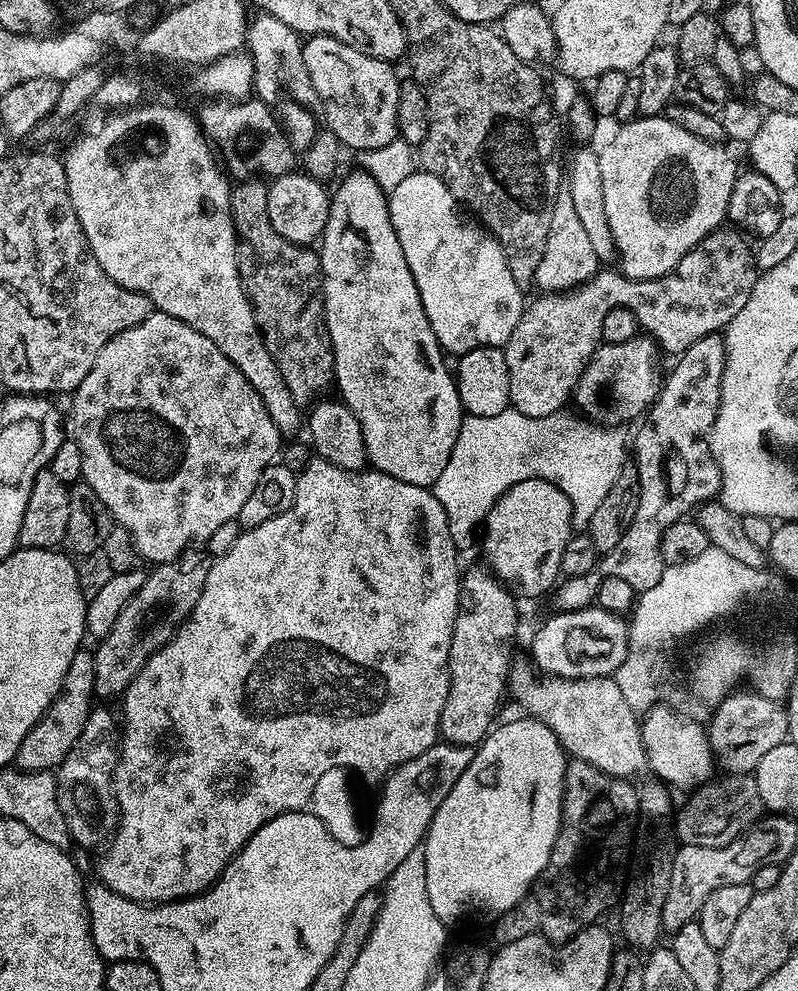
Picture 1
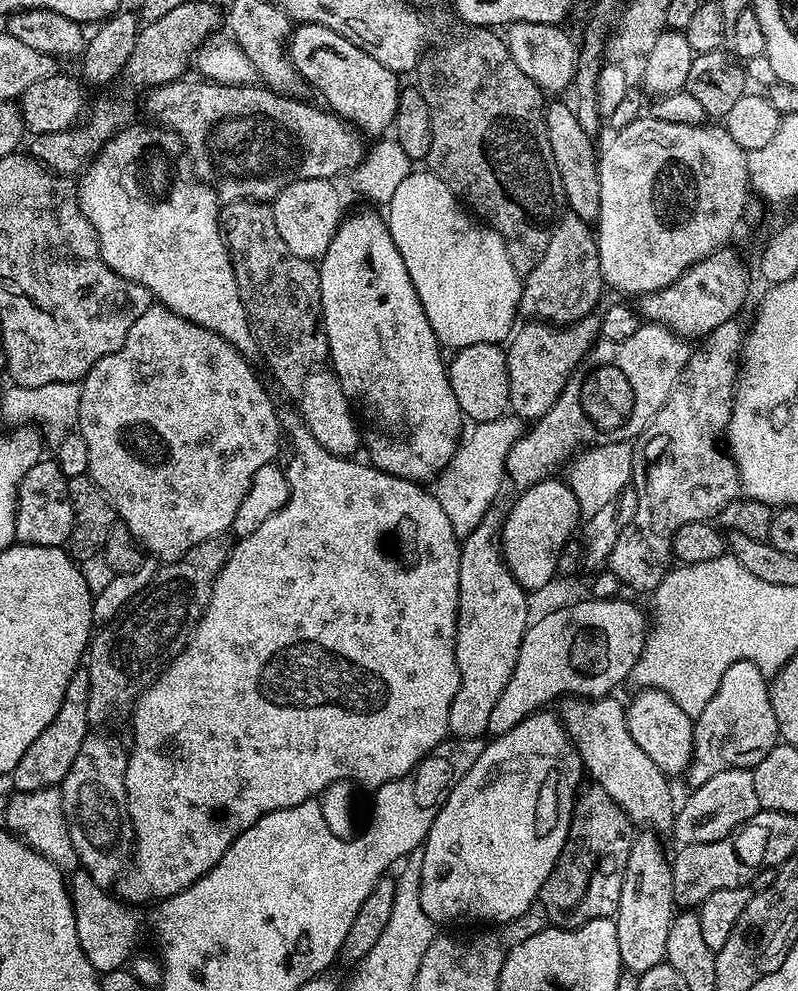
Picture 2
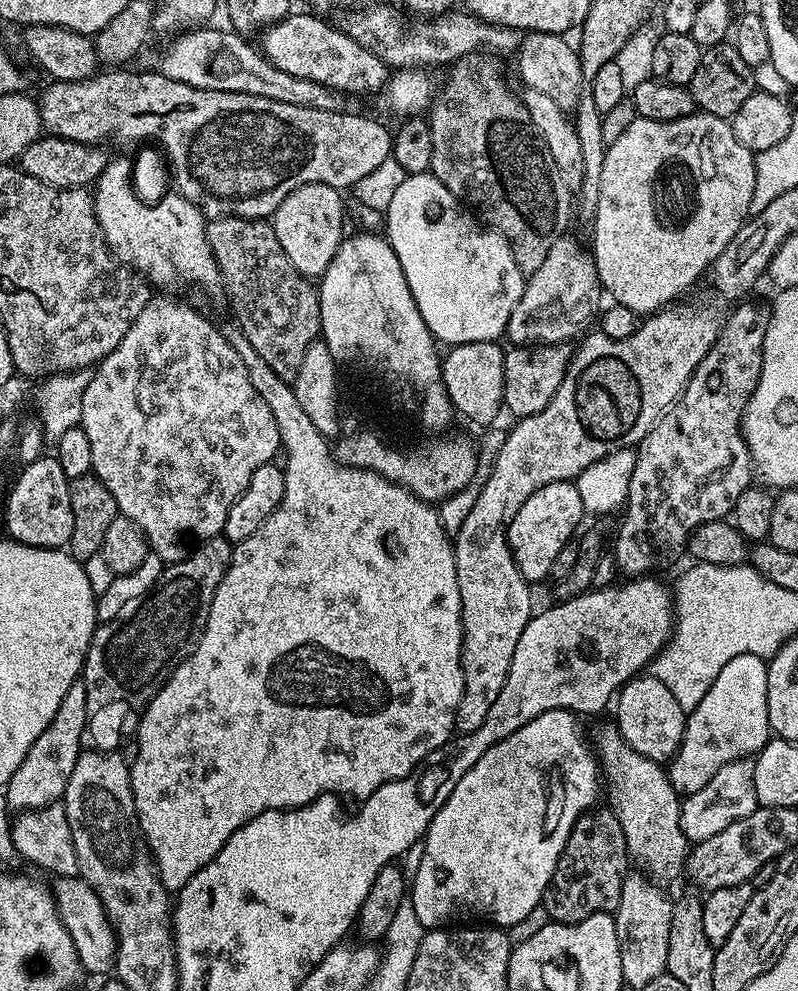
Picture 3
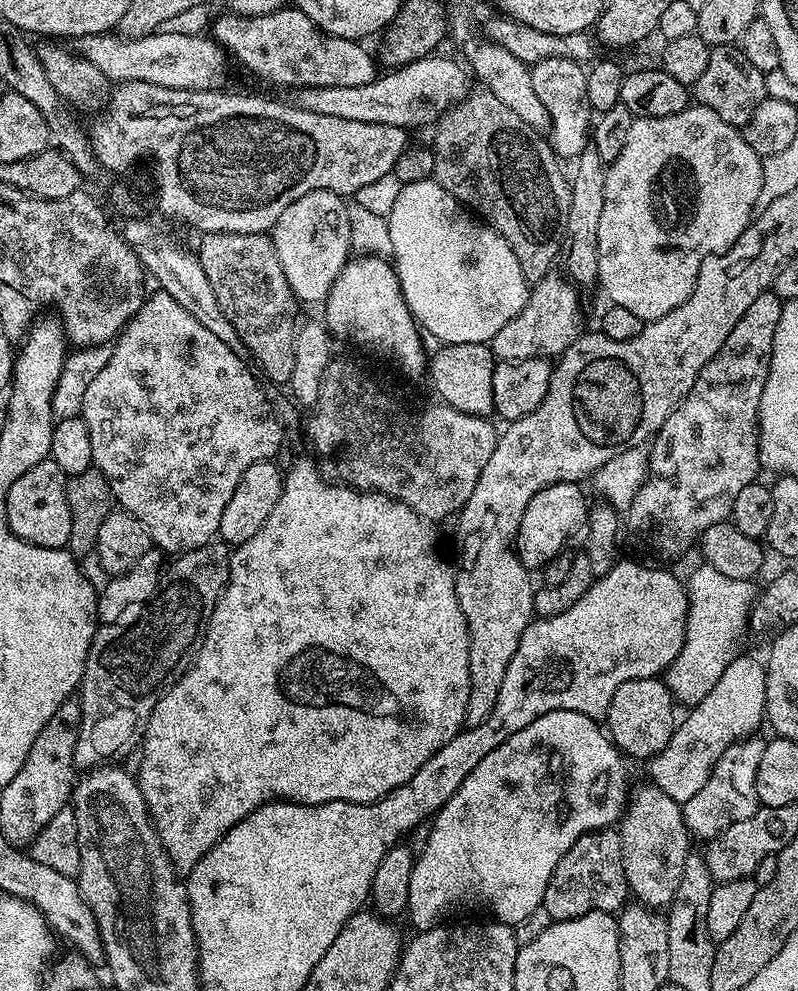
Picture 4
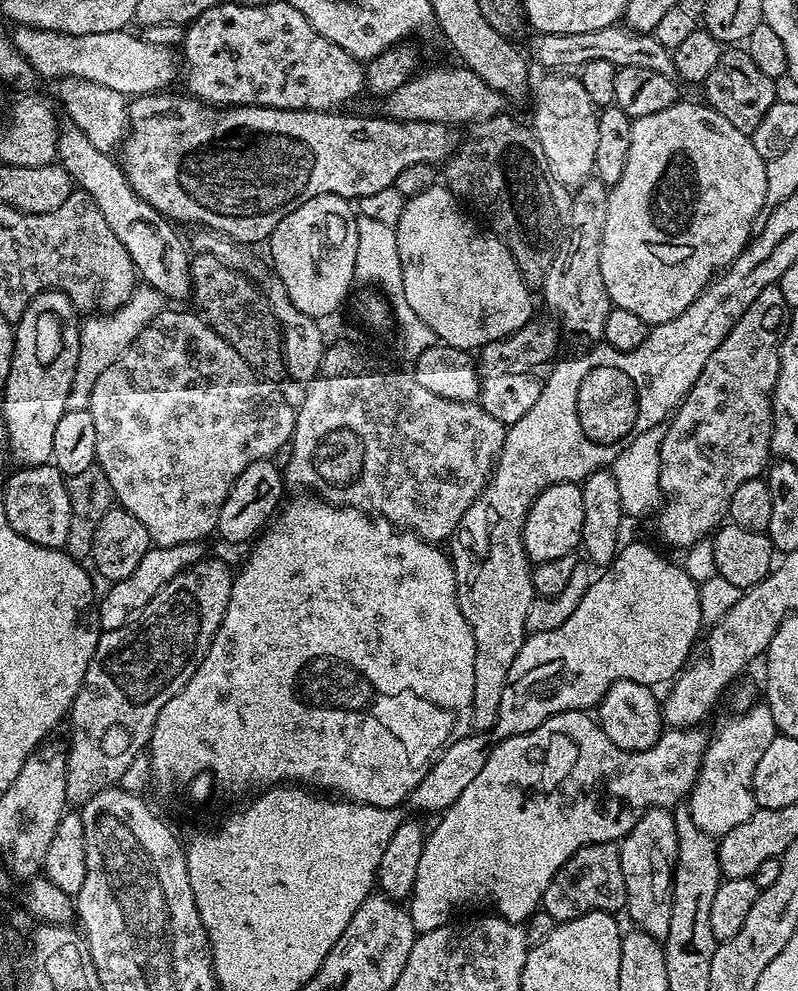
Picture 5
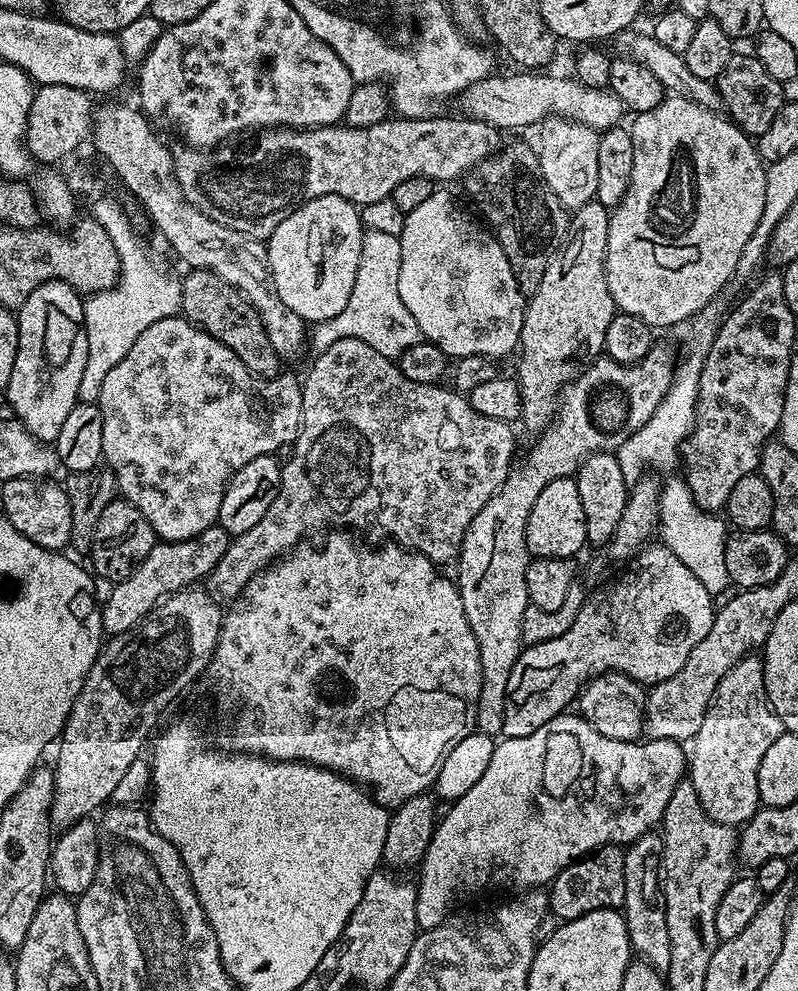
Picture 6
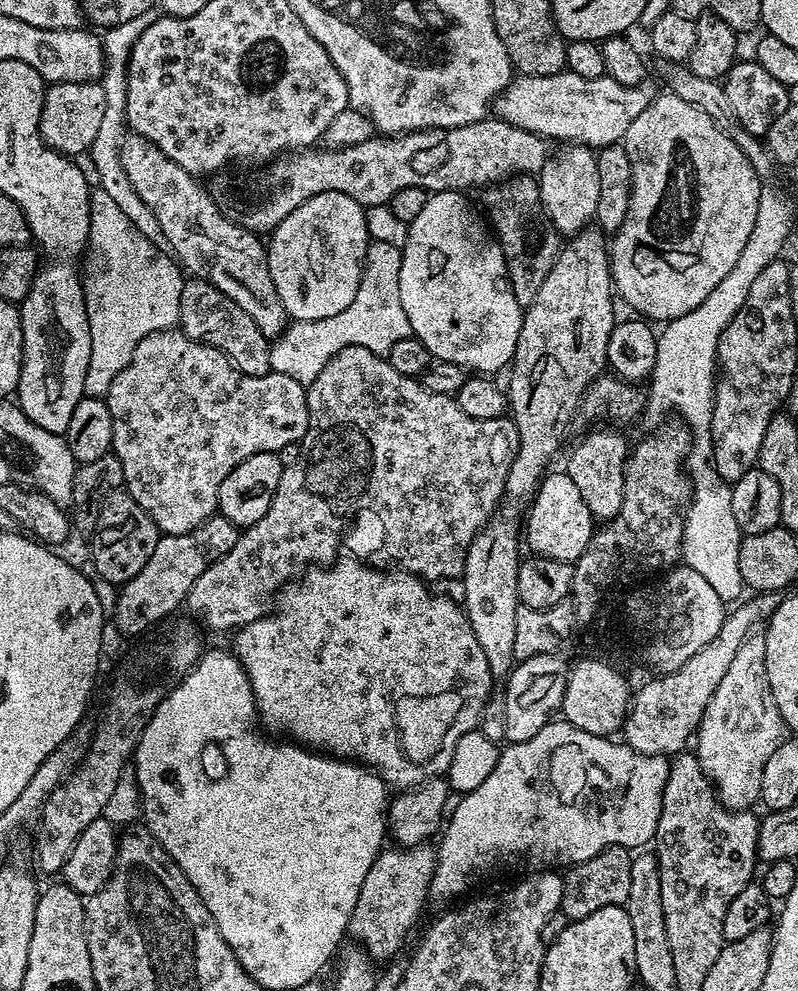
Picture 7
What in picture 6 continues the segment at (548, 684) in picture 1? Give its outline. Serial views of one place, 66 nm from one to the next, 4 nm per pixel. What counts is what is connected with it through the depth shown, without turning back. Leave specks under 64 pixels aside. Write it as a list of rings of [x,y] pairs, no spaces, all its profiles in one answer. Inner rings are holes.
[[[659,831],[647,832],[642,838],[627,845],[624,854],[626,898],[622,915],[633,953],[650,966],[654,966],[654,970],[667,974],[670,970],[670,930],[666,930],[666,906],[662,887],[663,858],[664,838]]]

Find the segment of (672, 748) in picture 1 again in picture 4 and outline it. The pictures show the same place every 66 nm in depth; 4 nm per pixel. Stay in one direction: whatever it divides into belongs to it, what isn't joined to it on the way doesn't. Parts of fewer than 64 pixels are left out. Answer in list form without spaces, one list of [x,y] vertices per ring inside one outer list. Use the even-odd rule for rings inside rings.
[[[651,676],[622,682],[622,686],[614,690],[614,698],[610,698],[606,717],[607,735],[625,757],[633,761],[634,759],[644,760],[643,762],[651,761],[661,755],[666,742],[672,740],[674,727],[672,704],[674,705],[674,697],[668,691],[668,685],[663,679]]]

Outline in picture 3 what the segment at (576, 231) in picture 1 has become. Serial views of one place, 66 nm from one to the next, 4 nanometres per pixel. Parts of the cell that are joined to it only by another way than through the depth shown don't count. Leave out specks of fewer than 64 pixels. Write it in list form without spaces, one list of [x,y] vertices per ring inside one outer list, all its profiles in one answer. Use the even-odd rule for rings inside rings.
[[[572,234],[559,236],[546,253],[542,266],[525,279],[522,298],[518,298],[518,306],[514,306],[510,314],[506,329],[507,343],[512,346],[535,346],[575,341],[589,327],[587,324],[591,320],[593,323],[600,296],[602,289],[596,273],[596,259],[591,251],[585,245],[583,248]]]

